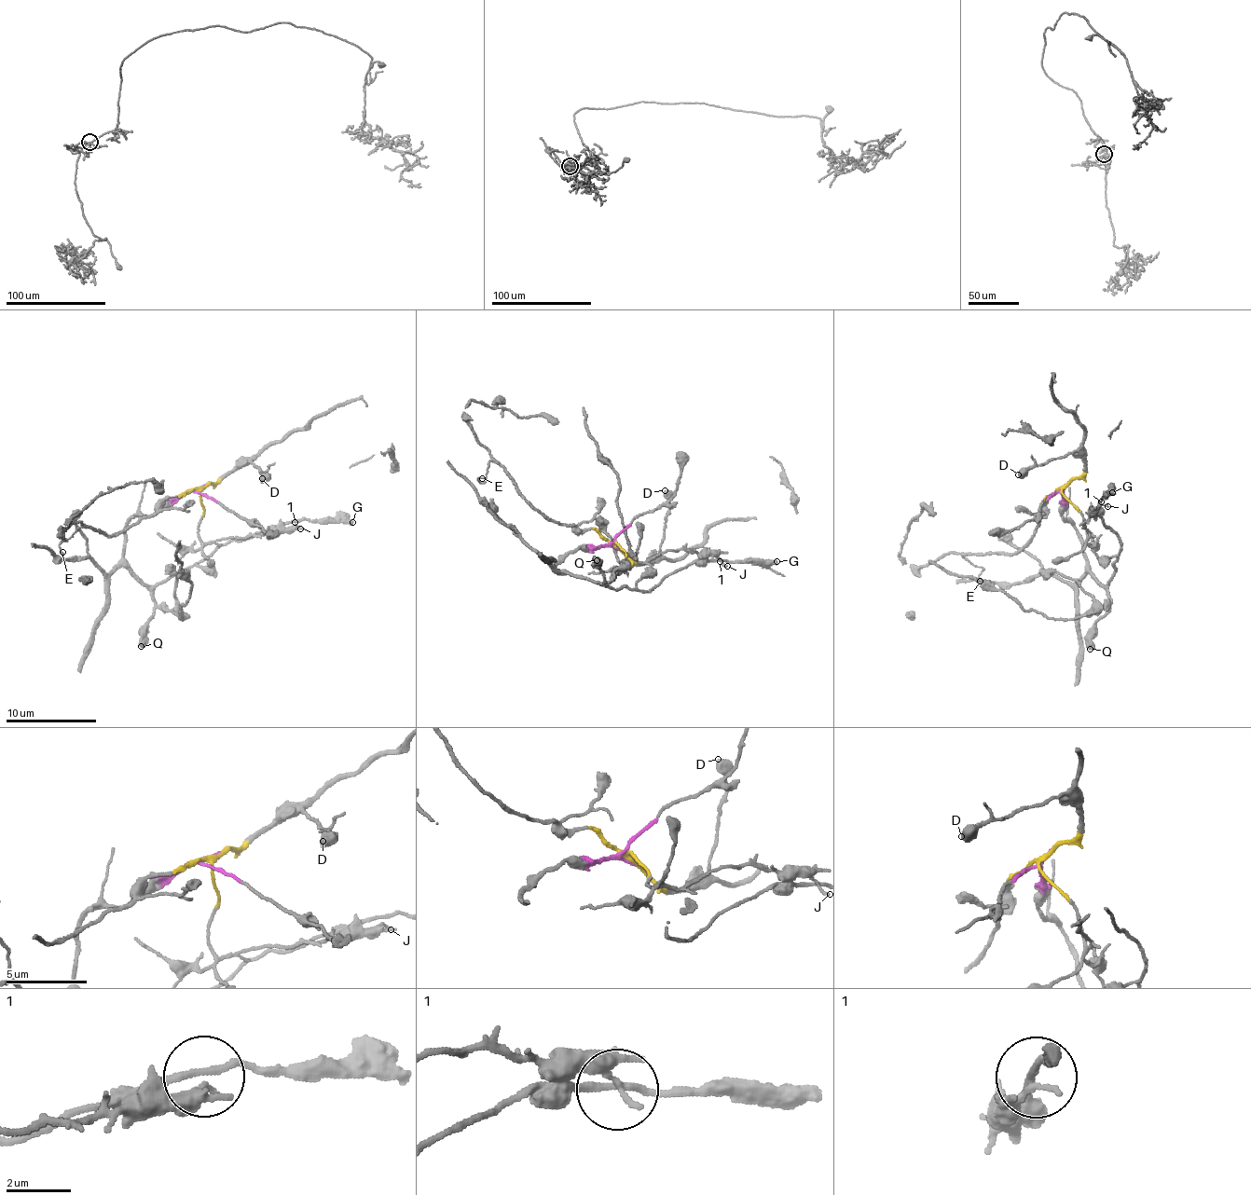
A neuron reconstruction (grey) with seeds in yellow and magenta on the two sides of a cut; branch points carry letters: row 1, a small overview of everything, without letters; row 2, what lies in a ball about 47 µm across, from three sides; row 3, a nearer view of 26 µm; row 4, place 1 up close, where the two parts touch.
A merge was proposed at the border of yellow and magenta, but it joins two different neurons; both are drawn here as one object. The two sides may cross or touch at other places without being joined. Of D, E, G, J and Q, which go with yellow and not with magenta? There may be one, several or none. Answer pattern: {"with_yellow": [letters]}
{"with_yellow": ["D", "E", "J"]}

